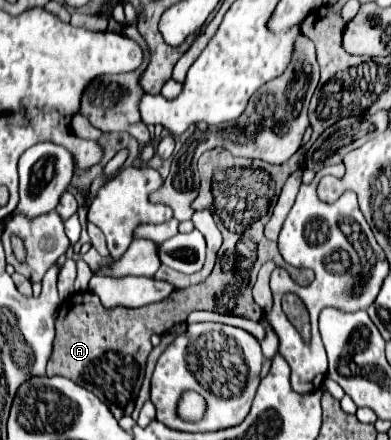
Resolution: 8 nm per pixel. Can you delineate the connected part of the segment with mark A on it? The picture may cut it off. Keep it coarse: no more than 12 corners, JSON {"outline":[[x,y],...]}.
{"outline":[[234,264],[142,308],[62,302],[48,376],[130,416],[150,336],[216,310]]}

